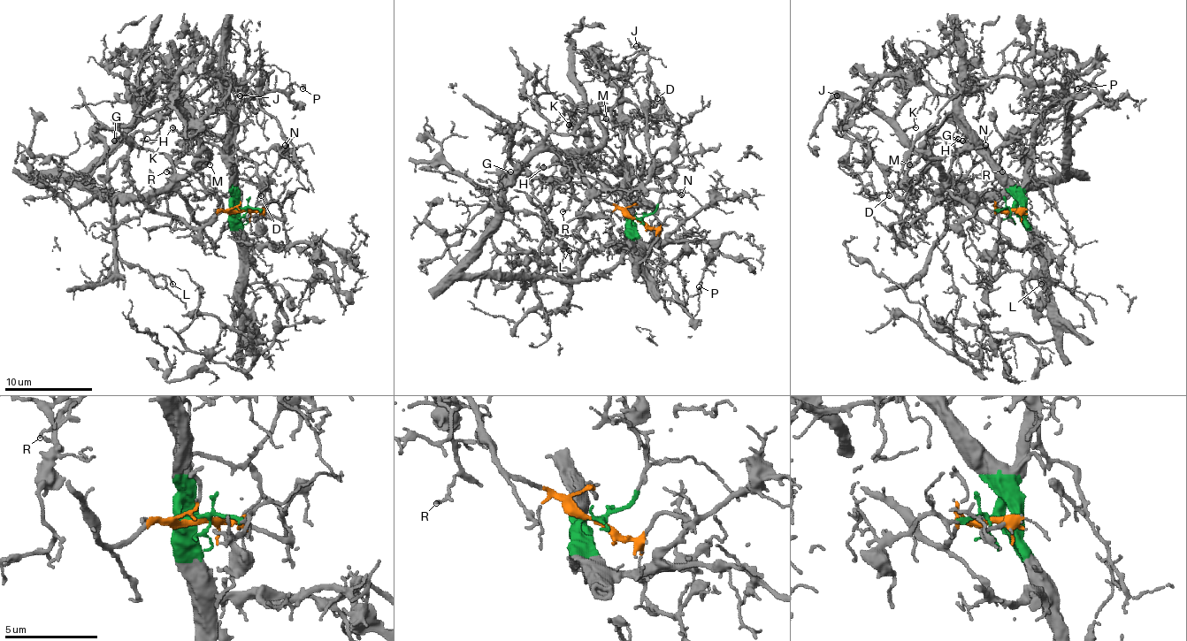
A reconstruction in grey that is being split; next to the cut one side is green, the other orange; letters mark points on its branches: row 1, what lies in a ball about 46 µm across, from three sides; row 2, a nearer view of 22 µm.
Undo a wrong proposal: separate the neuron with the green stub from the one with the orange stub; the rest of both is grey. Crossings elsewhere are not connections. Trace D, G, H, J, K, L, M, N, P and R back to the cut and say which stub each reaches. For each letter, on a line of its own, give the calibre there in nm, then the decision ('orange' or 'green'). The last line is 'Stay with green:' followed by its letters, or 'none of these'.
D: 130 nm | green
G: 120 nm | orange
H: 110 nm | orange
J: 100 nm | green
K: 160 nm | orange
L: 120 nm | orange
M: 130 nm | orange
N: 200 nm | green
P: 120 nm | green
R: 140 nm | green
Stay with green: D, J, N, P, R

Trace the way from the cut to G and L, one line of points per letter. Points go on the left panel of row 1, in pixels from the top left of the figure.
G: (239, 209), (221, 209), (200, 223), (175, 189), (175, 170), (162, 154), (142, 149), (125, 136), (113, 141)
L: (239, 209), (221, 209), (200, 223), (175, 189), (109, 198), (116, 254), (173, 284)

